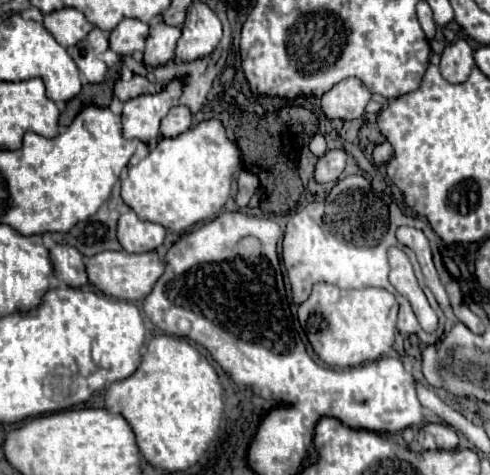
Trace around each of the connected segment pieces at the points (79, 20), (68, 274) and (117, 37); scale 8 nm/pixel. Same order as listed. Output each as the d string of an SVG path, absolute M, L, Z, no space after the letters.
M73 7L47 13L43 19L43 25L47 27L47 31L51 31L55 41L63 47L71 47L79 43L93 29L93 25L85 19L85 15Z
M57 245L51 249L51 261L55 267L55 277L69 287L85 287L89 283L85 271L85 257L69 245Z
M123 19L109 33L109 47L119 55L133 55L135 51L143 51L147 31L147 23L137 19Z

